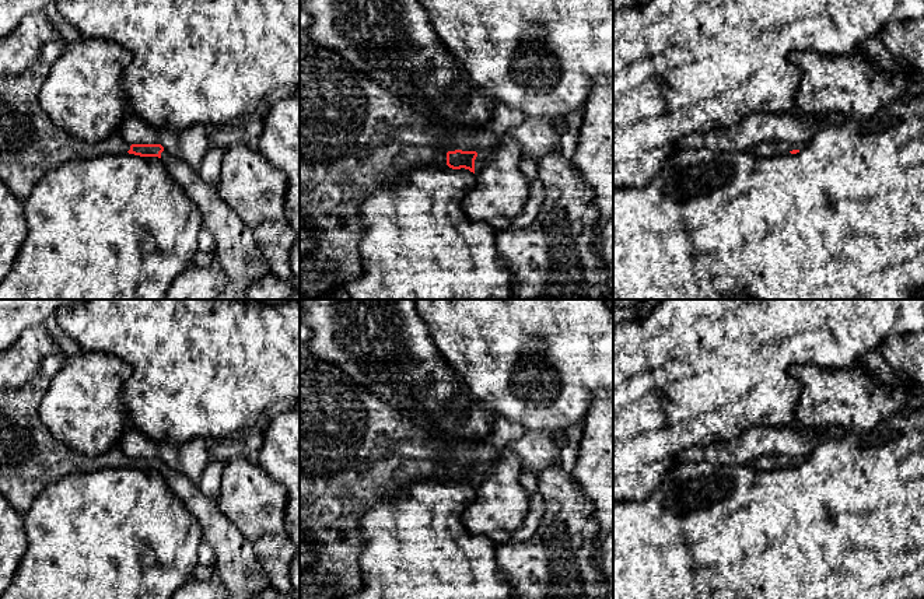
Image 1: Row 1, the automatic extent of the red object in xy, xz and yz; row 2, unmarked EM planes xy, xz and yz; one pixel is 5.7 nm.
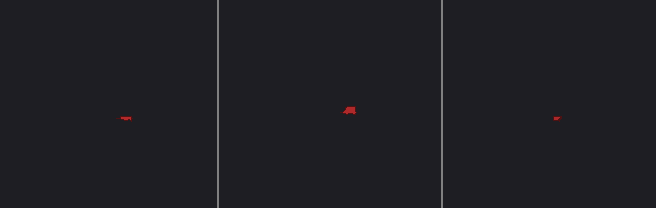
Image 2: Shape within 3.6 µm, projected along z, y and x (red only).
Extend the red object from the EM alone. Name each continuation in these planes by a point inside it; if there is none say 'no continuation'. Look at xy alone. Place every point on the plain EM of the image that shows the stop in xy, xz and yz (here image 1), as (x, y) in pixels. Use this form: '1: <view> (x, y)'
1: xy (30, 458)
2: xy (237, 567)

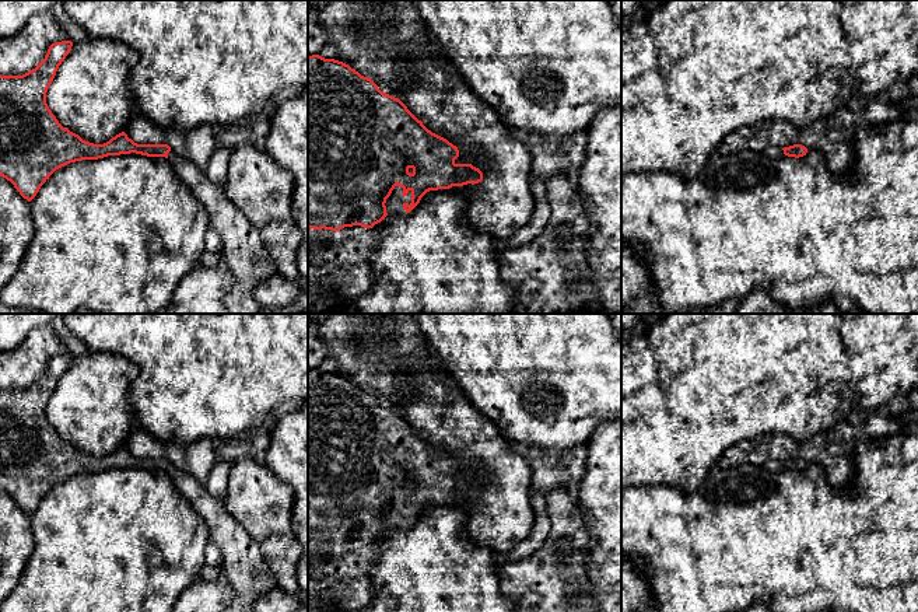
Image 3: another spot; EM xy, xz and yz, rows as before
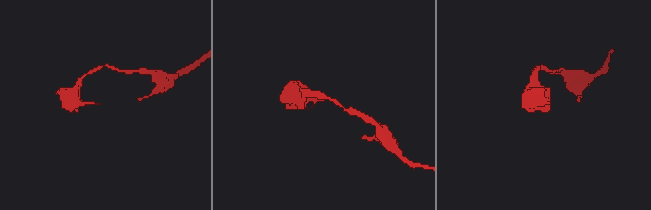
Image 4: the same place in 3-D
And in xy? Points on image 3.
1: xy (244, 567)

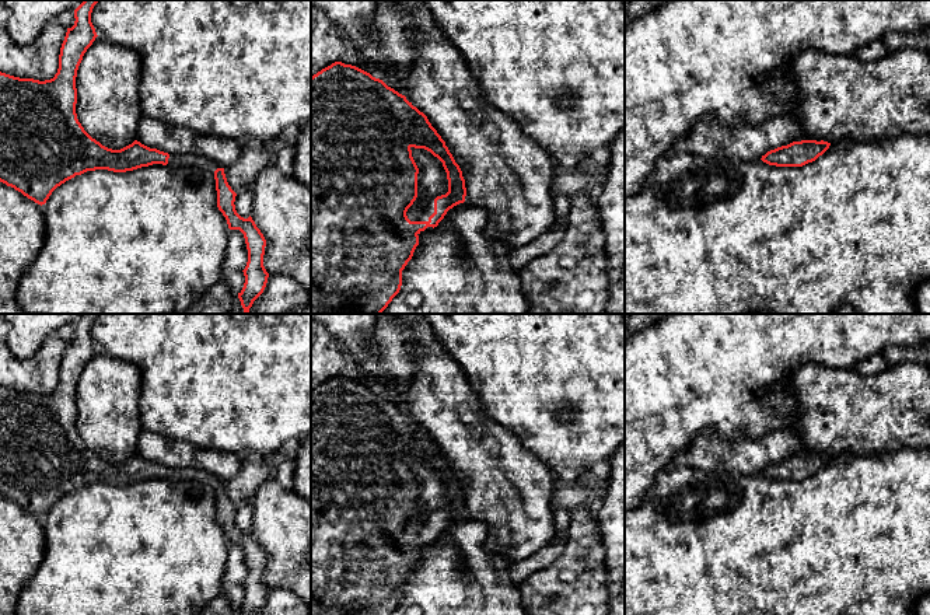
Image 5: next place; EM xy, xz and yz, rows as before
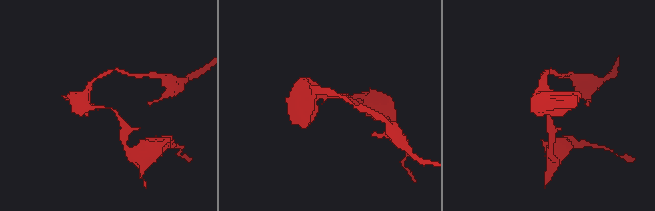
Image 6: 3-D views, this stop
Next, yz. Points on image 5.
no continuation

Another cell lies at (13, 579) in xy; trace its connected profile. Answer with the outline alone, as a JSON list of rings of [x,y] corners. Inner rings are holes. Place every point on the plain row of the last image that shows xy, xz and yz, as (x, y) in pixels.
[[[0,496],[0,615],[17,615],[20,594],[43,555],[42,520]]]

